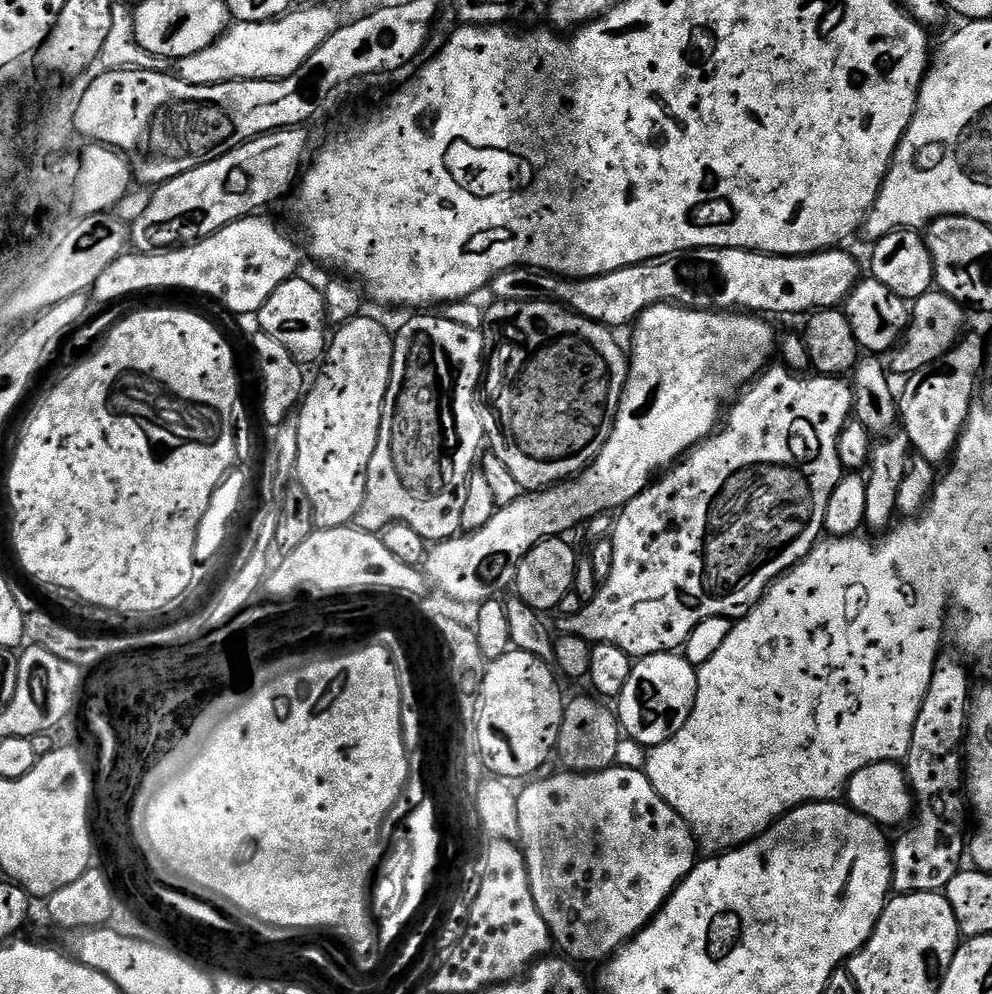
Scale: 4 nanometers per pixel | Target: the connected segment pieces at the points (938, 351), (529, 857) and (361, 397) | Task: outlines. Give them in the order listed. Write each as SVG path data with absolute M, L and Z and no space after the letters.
M939 290L927 292L922 294L922 298L911 301L908 329L904 332L904 339L890 353L892 368L900 378L913 376L918 370L940 360L953 348L966 332L964 312L966 313L965 305L959 304Z
M613 766L604 769L603 772L585 772L583 774L559 774L545 780L535 780L525 783L524 789L518 792L517 818L521 827L519 845L524 853L524 861L530 874L530 890L534 894L534 902L542 914L542 918L548 923L548 929L552 935L555 947L561 948L563 955L569 961L581 962L580 960L607 961L616 951L632 940L643 930L654 917L660 913L660 907L670 898L670 894L684 881L692 872L692 867L698 862L698 845L696 837L688 823L679 816L676 811L654 790L650 778L639 767L620 768Z
M367 314L341 324L331 337L319 369L320 377L311 381L298 408L298 458L294 480L310 498L316 528L343 528L355 521L366 494L366 478L378 430L382 406L390 386L393 333L387 332Z

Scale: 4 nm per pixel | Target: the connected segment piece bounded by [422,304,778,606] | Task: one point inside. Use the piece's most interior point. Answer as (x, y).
(684, 362)

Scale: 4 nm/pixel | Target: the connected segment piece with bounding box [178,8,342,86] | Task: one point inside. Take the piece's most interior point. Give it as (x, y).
(273, 50)

